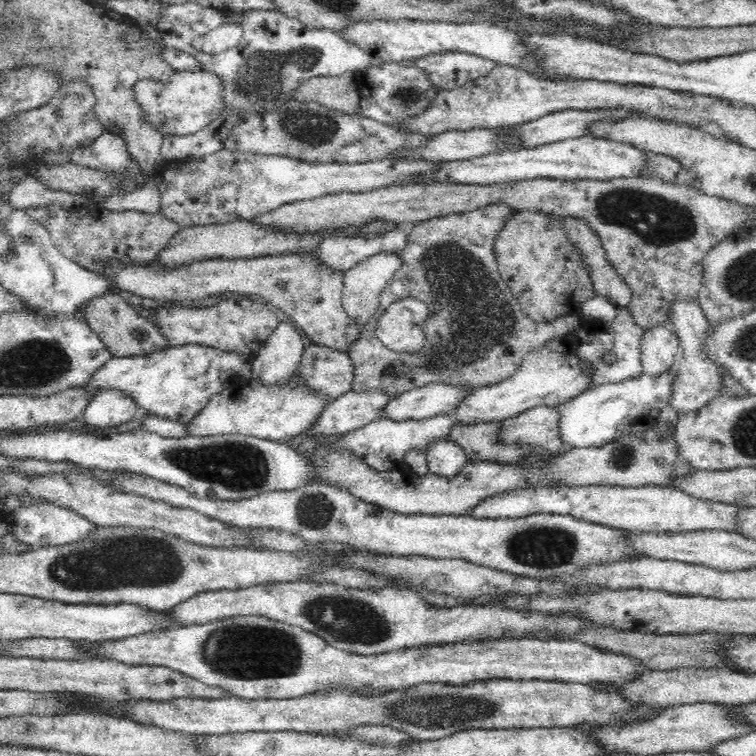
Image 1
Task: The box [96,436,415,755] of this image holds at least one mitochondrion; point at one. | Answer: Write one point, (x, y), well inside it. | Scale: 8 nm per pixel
(247, 651)

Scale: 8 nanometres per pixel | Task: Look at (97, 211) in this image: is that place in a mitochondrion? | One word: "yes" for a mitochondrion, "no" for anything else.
no

